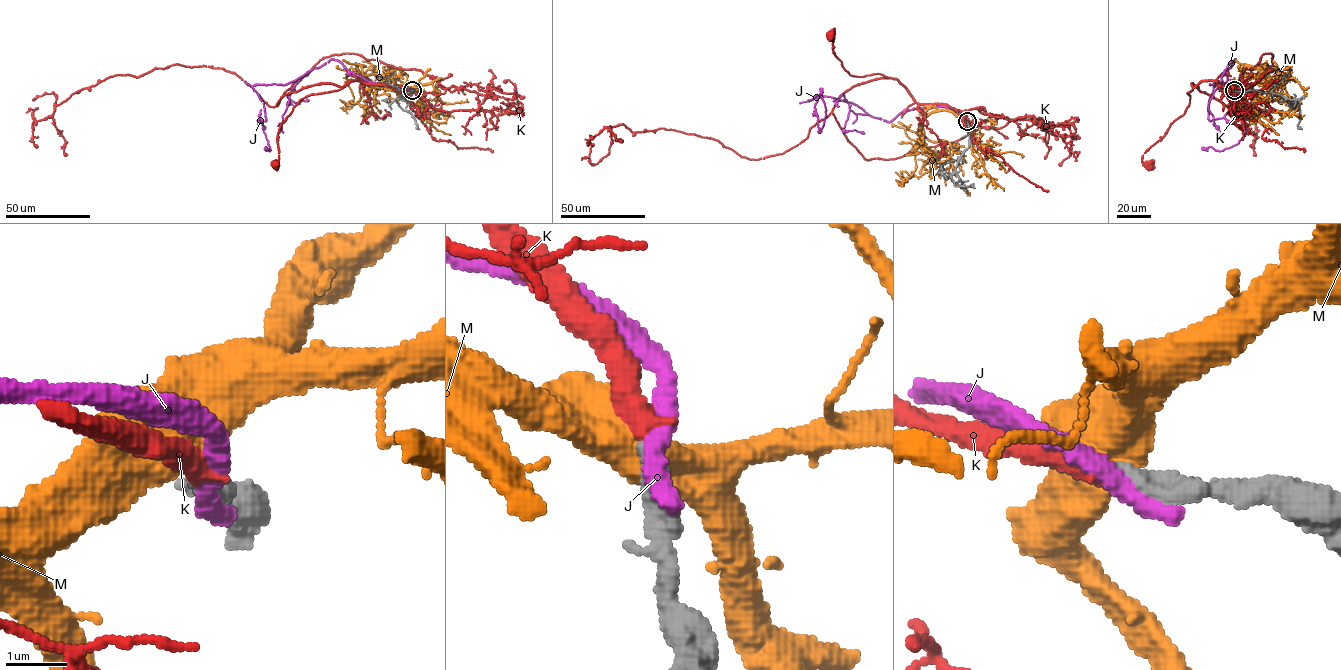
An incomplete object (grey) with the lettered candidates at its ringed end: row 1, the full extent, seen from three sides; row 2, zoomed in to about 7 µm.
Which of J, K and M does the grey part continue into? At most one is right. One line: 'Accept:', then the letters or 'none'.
Accept: K

